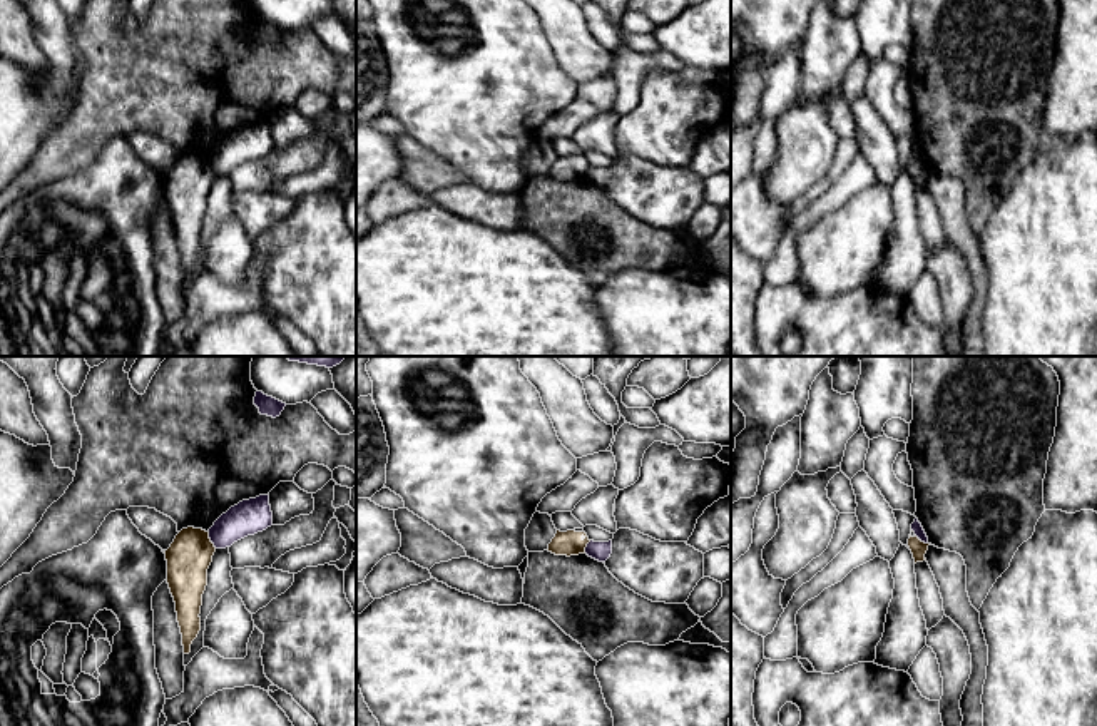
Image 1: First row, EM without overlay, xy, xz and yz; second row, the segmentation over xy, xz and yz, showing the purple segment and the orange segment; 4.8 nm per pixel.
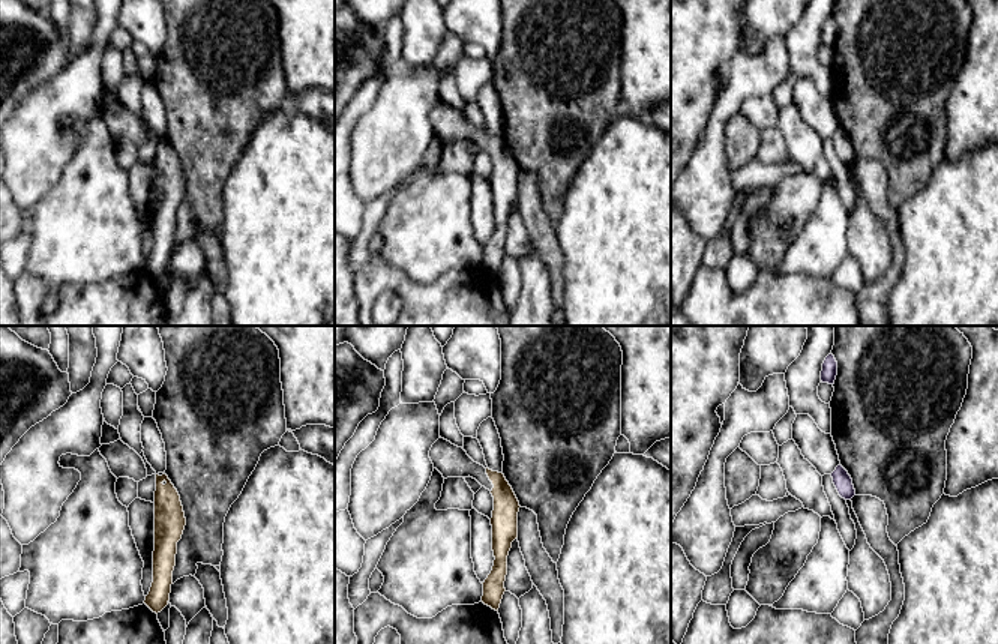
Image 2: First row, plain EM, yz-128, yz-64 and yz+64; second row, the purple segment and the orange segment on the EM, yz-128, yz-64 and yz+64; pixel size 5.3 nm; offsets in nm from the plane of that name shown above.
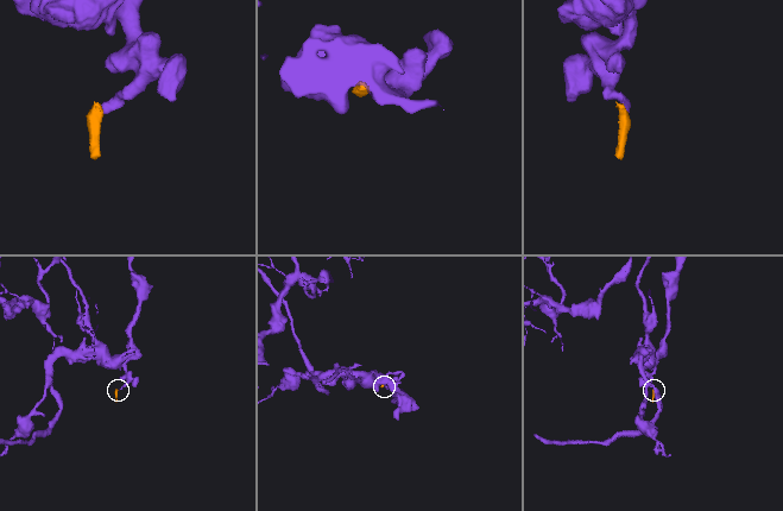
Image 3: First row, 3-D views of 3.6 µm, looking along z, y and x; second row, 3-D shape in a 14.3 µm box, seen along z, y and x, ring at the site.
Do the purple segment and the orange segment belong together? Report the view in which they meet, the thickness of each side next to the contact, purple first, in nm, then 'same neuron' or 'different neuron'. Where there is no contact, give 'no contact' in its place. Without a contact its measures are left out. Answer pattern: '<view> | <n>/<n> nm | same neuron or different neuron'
xy | 170/220 nm | different neuron

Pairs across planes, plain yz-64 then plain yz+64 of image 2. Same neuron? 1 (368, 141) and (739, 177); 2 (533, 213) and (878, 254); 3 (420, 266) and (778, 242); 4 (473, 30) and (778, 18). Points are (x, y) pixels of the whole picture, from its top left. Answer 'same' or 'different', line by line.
1: different
2: different
3: same
4: different

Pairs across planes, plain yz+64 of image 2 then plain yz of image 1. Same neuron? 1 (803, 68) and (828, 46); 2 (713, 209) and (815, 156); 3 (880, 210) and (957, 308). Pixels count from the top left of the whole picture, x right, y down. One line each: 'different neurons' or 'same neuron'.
1: different neurons
2: different neurons
3: different neurons

